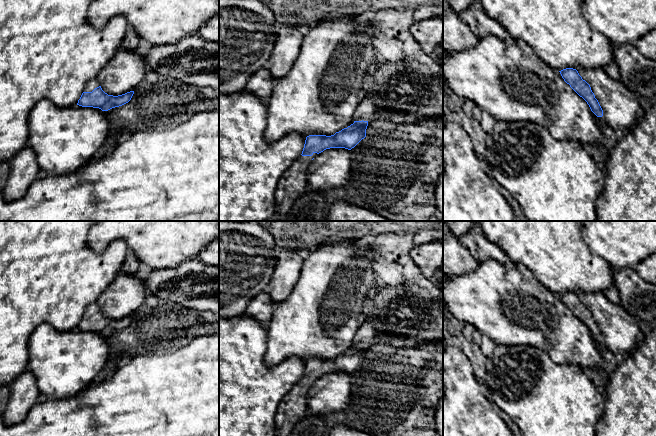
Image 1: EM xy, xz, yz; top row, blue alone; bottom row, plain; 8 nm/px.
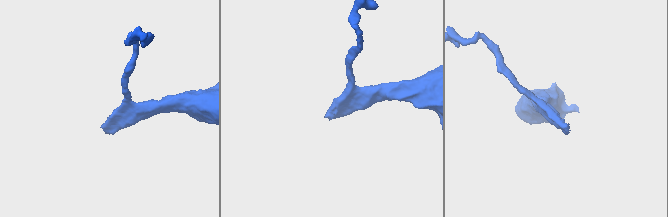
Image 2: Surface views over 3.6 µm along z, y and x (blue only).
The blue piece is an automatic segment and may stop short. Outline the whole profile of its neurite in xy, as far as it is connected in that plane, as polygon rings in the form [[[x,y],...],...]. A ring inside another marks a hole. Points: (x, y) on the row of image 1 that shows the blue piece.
[[[93,78],[87,82],[84,92],[78,100],[77,105],[82,107],[99,108],[102,111],[108,111],[112,108],[128,103],[133,94],[134,91],[118,96],[108,95],[102,90],[98,80]]]

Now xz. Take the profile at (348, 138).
[[[354,121],[334,135],[309,135],[301,156],[283,174],[275,193],[275,212],[267,221],[281,221],[295,201],[307,190],[307,169],[312,159],[330,148],[351,150],[366,137],[368,121]]]

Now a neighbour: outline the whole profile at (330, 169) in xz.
[[[330,148],[319,153],[307,169],[307,190],[327,191],[346,185],[351,177],[351,150]]]

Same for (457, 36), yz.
[[[443,2],[443,51],[458,53],[474,48],[478,38],[448,4]]]

